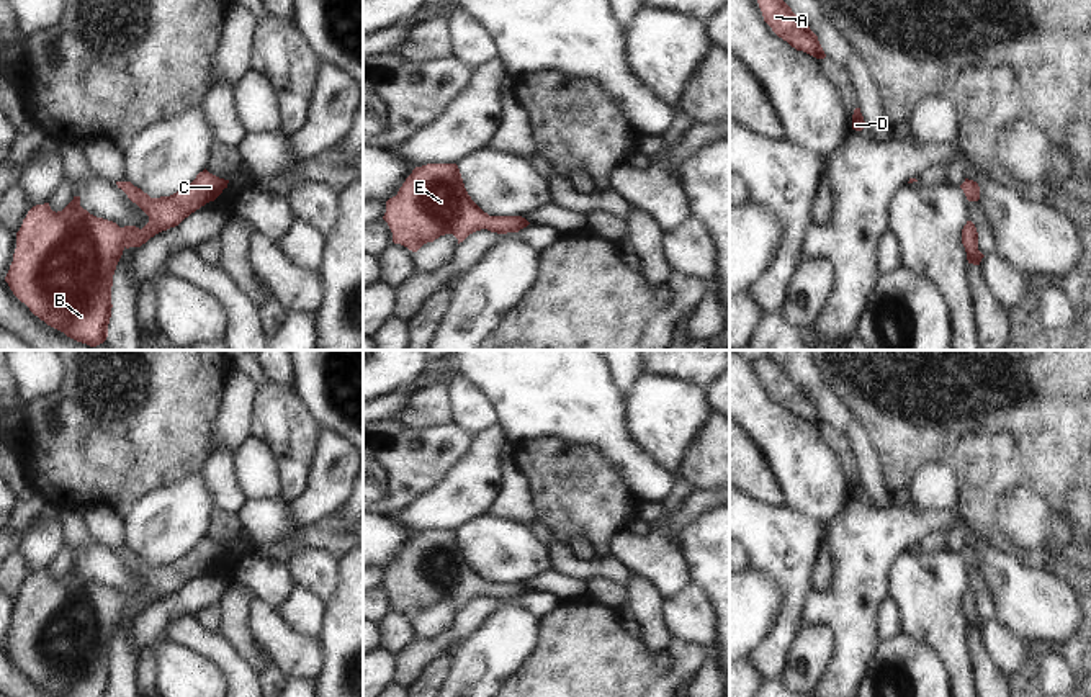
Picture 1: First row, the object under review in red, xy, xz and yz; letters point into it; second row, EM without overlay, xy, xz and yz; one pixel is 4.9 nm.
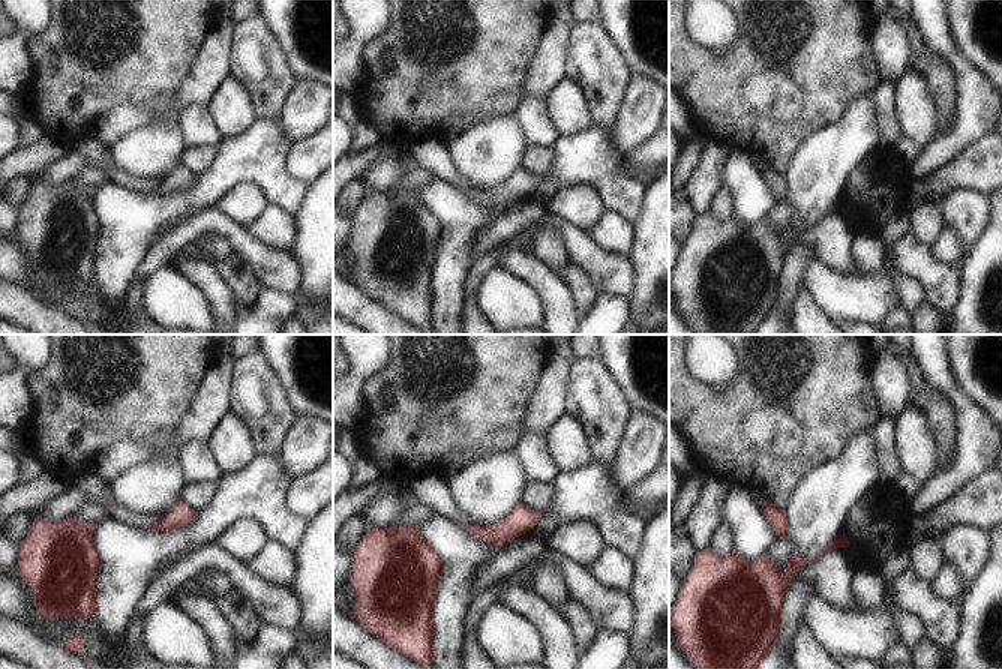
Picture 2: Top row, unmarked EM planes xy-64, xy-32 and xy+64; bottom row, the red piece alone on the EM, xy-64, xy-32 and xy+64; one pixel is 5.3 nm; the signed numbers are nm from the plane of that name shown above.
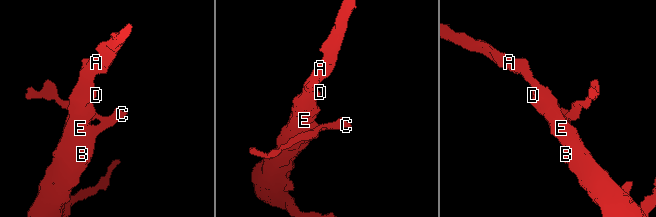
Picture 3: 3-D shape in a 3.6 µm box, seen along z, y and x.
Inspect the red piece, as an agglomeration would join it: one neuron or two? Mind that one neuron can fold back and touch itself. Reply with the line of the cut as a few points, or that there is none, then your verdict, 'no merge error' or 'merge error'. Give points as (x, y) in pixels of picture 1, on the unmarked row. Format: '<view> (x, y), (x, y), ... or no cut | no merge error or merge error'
no cut | no merge error

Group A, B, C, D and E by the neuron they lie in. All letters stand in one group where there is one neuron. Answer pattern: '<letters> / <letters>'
A B C D E

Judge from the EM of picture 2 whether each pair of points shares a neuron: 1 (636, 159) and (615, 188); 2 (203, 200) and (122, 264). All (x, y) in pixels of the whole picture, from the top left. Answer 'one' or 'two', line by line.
1: two
2: one

